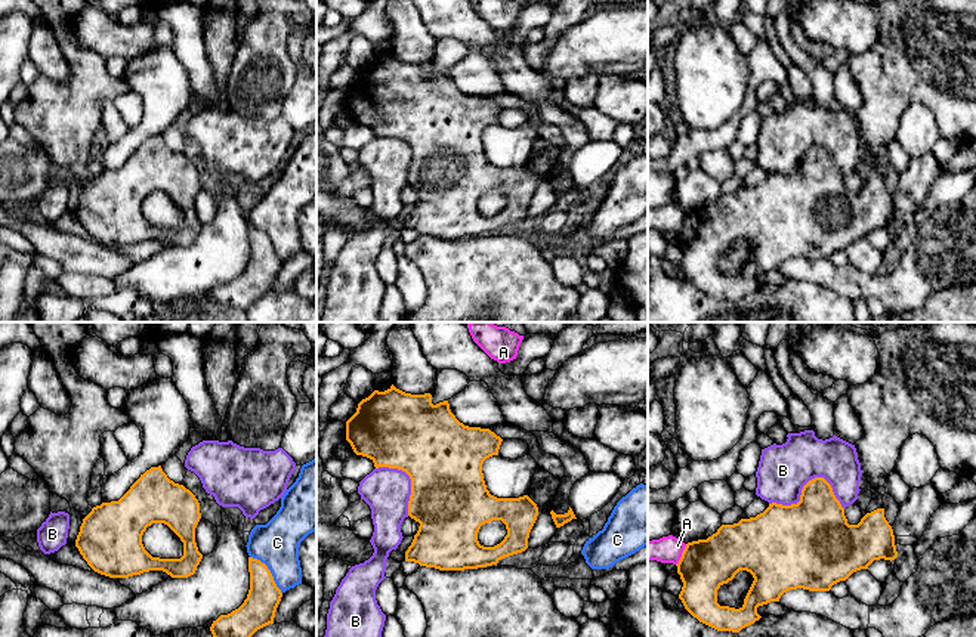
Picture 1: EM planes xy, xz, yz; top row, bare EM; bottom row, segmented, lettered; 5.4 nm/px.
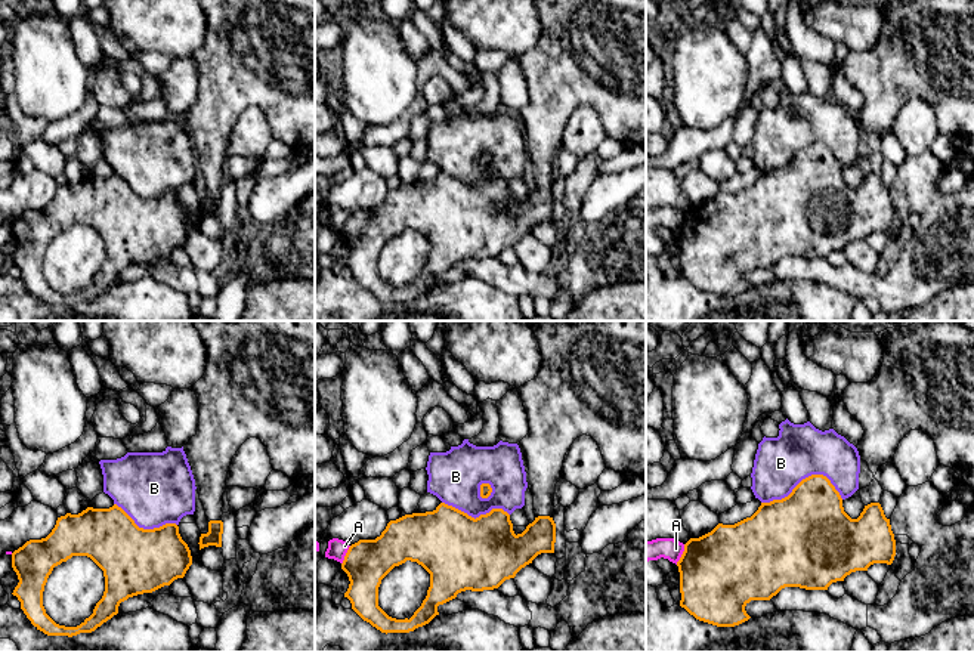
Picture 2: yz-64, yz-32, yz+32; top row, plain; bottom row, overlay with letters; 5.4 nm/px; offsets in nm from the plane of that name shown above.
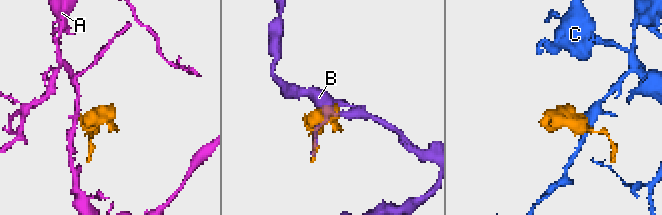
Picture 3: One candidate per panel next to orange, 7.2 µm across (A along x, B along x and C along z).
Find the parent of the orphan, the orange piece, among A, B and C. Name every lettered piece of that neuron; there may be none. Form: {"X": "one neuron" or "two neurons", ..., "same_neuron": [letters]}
{"A": "two neurons", "B": "two neurons", "C": "two neurons", "same_neuron": []}

